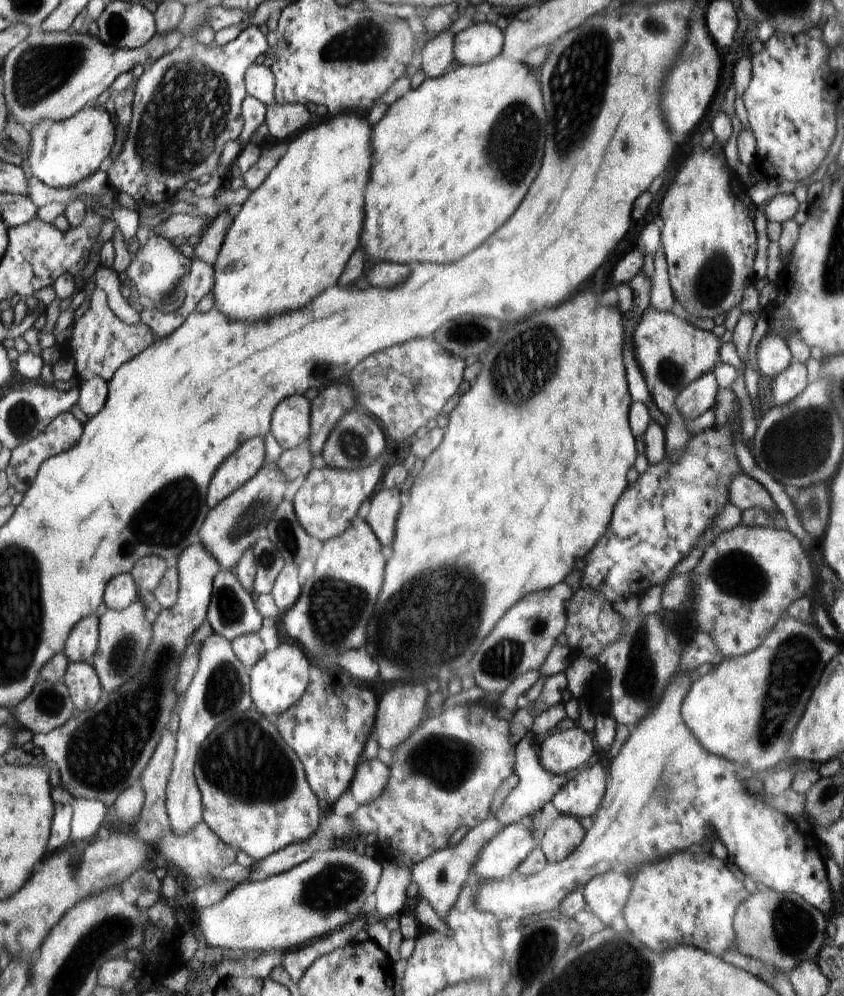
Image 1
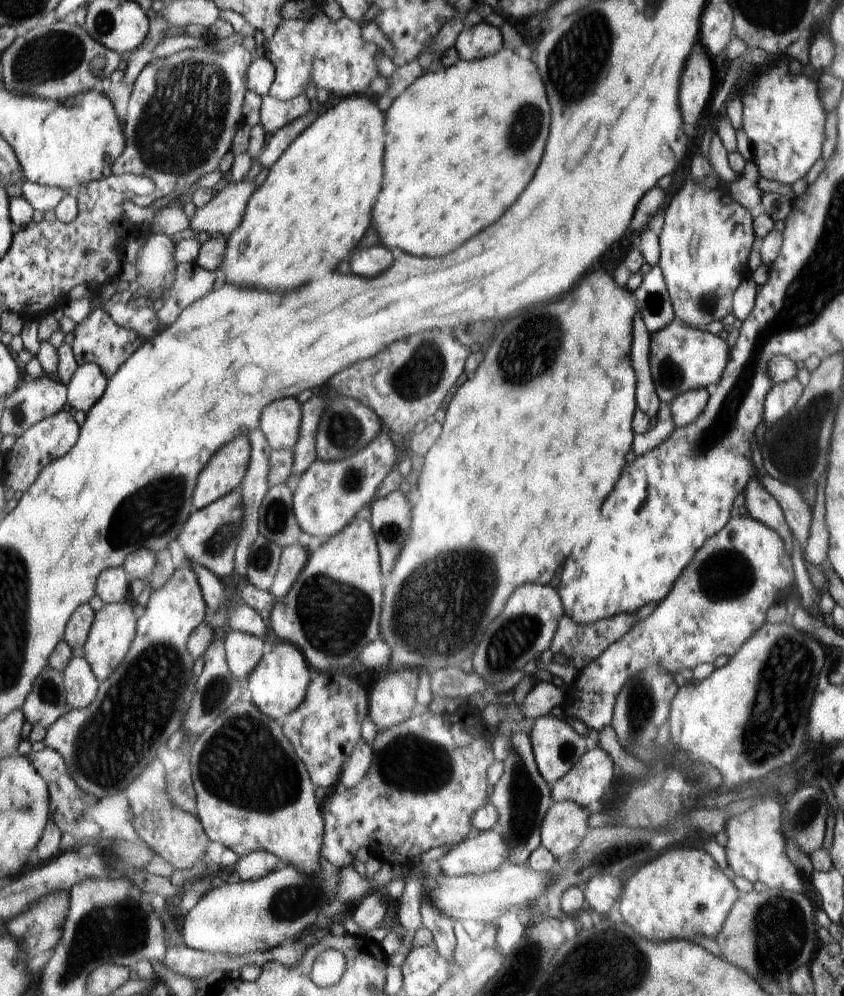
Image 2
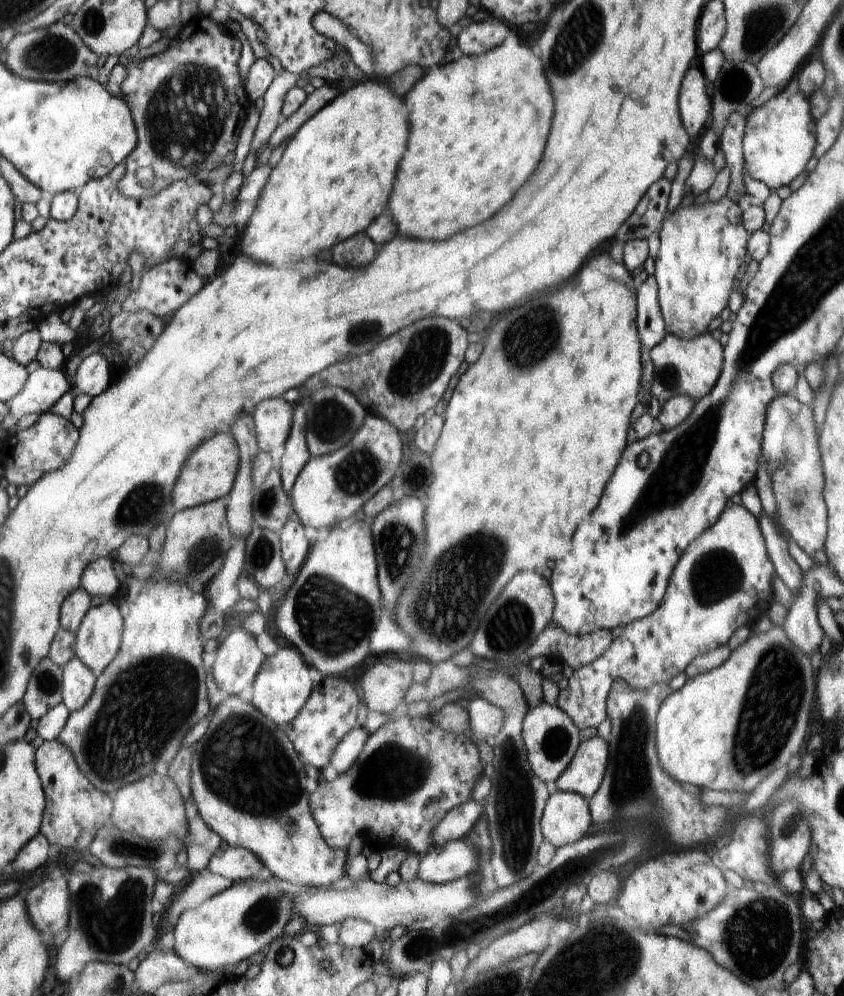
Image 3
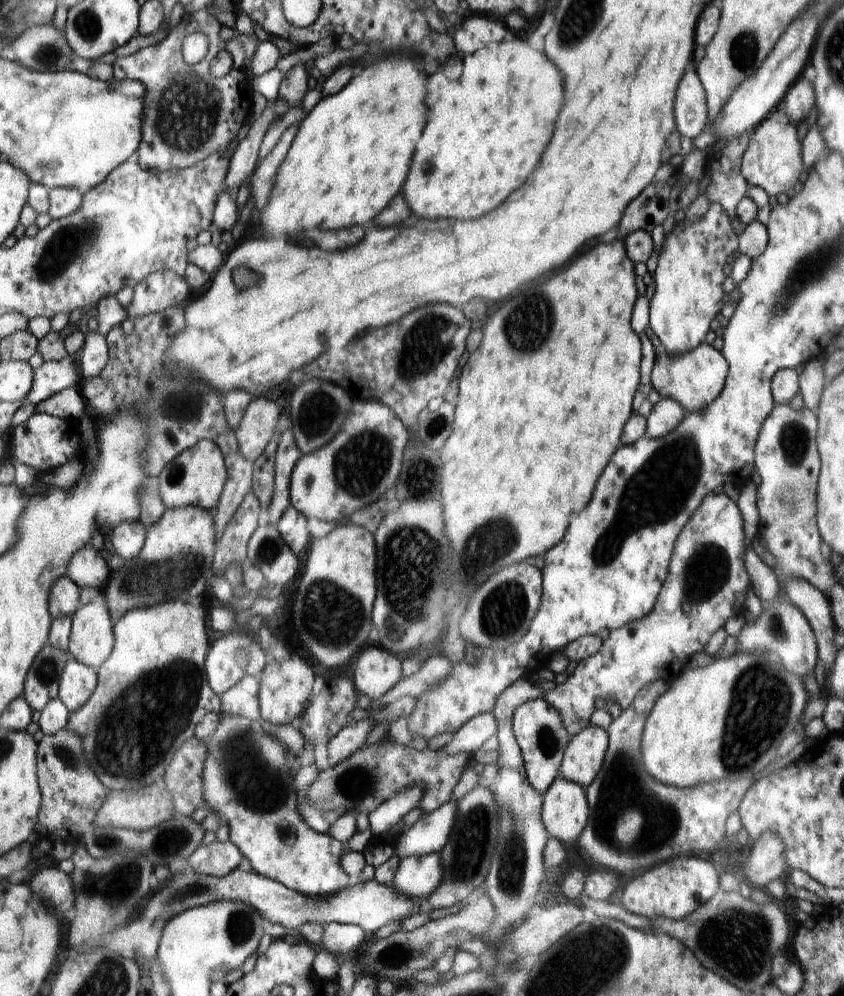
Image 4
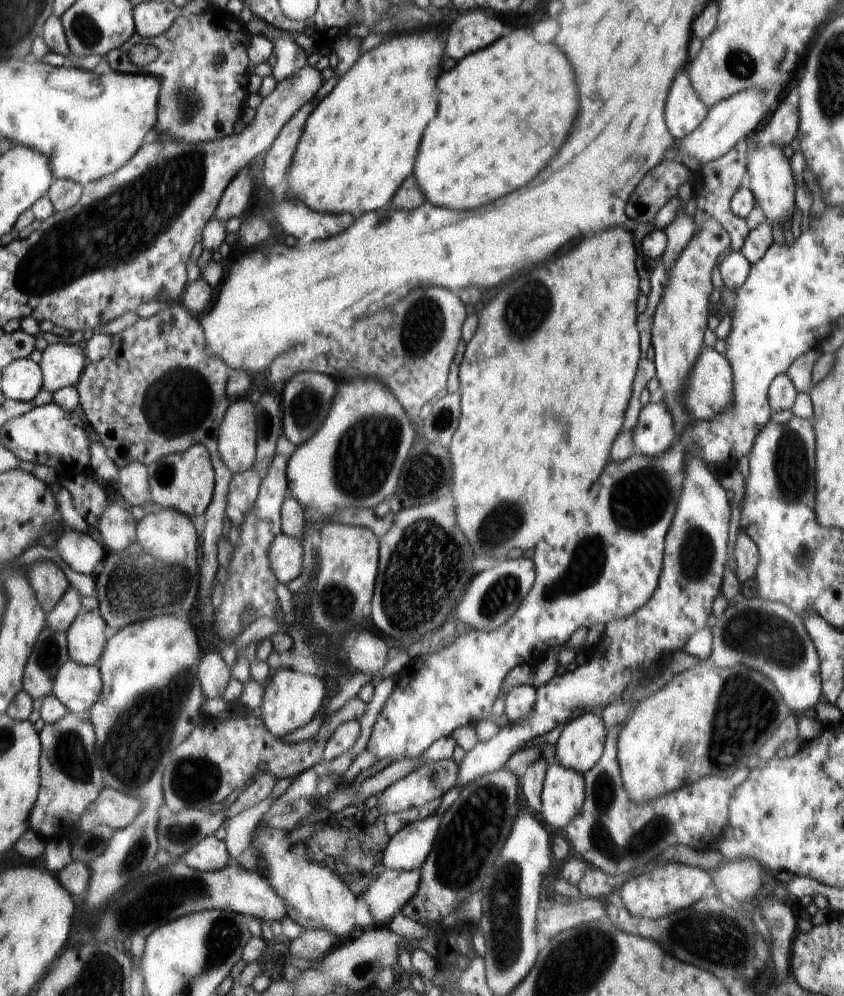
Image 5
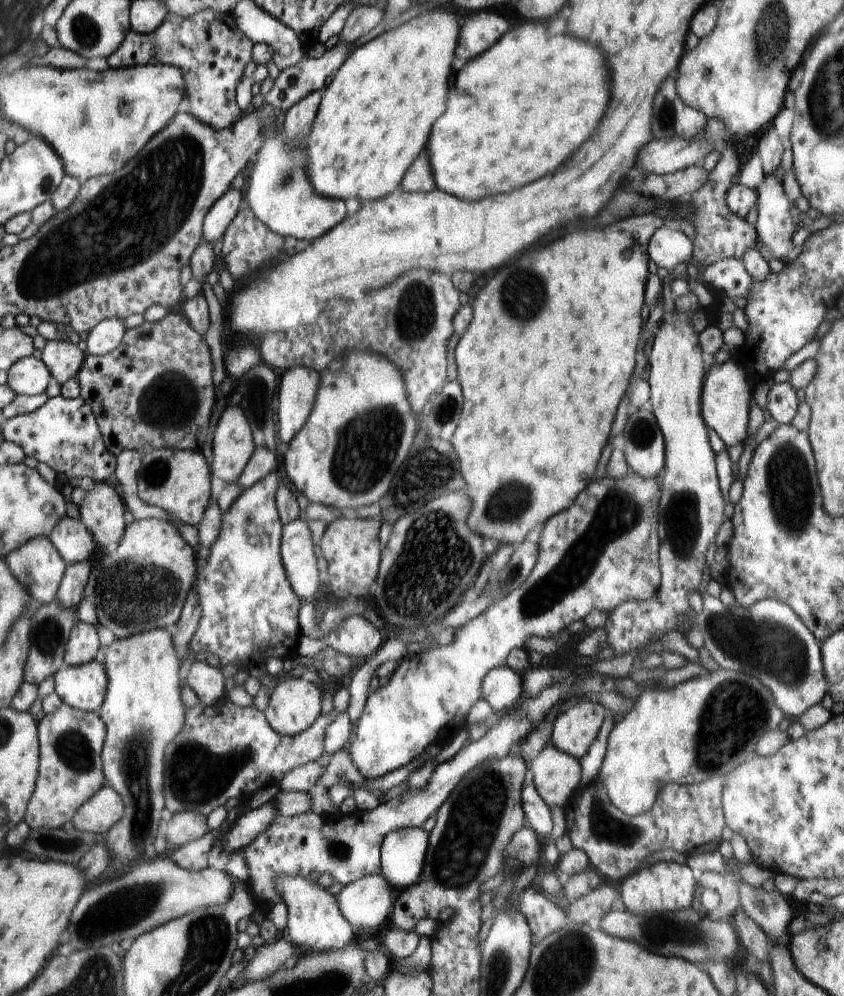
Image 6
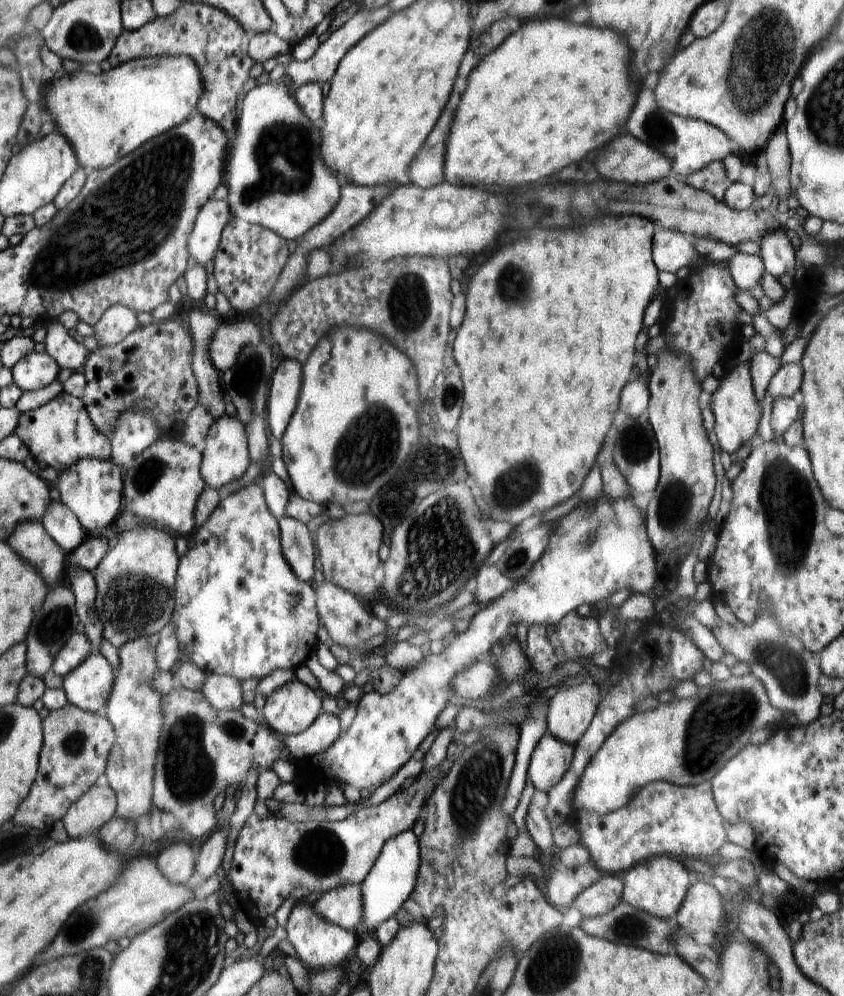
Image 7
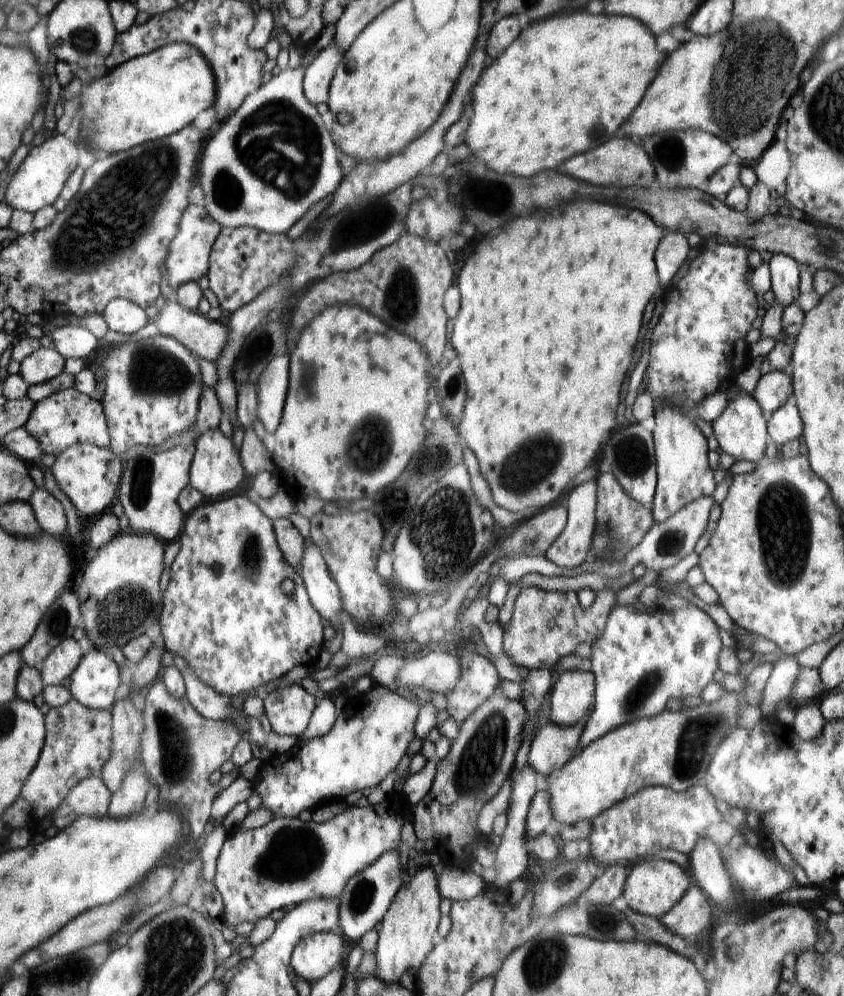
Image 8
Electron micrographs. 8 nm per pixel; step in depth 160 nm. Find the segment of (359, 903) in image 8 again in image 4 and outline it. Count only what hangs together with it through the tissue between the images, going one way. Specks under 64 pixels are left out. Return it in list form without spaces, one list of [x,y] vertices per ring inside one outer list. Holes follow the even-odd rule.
[[[456,801],[443,804],[436,811],[424,813],[407,832],[396,839],[394,855],[401,861],[411,856],[439,853],[451,838],[455,818]]]

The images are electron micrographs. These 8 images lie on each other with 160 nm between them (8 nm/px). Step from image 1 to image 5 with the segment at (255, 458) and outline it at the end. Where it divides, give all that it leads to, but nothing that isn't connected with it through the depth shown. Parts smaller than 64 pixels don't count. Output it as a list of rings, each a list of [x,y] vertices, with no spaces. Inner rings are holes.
[[[197,444],[190,451],[166,455],[149,464],[147,473],[153,502],[159,507],[180,511],[186,516],[205,514],[214,492],[214,469],[209,454],[203,444]]]

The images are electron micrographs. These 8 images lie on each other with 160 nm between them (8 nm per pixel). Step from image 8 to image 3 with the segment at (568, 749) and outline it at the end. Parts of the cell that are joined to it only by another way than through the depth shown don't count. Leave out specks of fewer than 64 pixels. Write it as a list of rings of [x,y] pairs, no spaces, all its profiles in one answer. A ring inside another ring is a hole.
[[[553,789],[543,808],[543,840],[557,849],[584,838],[593,826],[589,804],[578,793]]]

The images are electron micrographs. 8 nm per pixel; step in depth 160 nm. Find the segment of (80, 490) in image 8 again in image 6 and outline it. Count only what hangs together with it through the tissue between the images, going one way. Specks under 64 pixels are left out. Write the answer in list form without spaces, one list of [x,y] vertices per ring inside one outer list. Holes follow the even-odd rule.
[[[106,482],[96,483],[93,490],[86,492],[85,503],[79,507],[81,521],[95,542],[111,553],[125,535],[124,504]]]

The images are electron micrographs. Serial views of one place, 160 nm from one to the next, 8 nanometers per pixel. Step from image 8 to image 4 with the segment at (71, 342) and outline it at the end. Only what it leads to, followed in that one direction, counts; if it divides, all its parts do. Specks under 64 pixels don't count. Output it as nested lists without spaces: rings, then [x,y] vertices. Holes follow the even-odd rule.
[[[72,355],[64,356],[62,360],[44,361],[44,364],[35,370],[34,390],[27,400],[38,405],[59,391],[72,388],[81,378]]]

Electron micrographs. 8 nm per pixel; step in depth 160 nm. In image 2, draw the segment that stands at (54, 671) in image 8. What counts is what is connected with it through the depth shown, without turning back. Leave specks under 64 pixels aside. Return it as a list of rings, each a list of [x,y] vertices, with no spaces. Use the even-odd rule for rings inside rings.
[[[126,600],[121,603],[104,603],[100,610],[95,612],[88,638],[84,643],[85,659],[91,665],[92,672],[99,679],[105,681],[119,666],[130,651],[131,644],[136,636],[136,616],[132,606]]]

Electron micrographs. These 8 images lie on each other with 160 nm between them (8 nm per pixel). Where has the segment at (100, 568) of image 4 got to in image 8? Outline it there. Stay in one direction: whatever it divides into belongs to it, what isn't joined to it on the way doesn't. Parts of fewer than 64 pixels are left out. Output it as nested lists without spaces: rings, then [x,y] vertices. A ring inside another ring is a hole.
[[[34,488],[28,504],[41,530],[52,536],[65,538],[68,535],[67,518],[61,503],[45,488]]]

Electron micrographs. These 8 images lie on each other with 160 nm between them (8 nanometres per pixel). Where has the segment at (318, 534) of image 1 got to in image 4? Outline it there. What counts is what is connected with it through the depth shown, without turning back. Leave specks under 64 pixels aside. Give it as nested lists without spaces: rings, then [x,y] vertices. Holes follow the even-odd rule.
[[[373,399],[351,401],[351,412],[344,420],[340,436],[317,452],[302,454],[295,465],[291,476],[291,506],[307,519],[344,523],[346,516],[384,496],[402,470],[402,454],[410,436],[395,410]]]

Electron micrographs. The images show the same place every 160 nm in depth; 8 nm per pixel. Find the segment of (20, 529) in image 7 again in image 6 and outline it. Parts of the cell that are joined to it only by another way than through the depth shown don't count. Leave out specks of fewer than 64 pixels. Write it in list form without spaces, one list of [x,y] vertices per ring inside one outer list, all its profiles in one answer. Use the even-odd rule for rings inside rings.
[[[49,538],[29,540],[8,554],[6,560],[12,564],[12,572],[24,580],[24,588],[32,592],[38,605],[50,604],[57,598],[67,564]]]

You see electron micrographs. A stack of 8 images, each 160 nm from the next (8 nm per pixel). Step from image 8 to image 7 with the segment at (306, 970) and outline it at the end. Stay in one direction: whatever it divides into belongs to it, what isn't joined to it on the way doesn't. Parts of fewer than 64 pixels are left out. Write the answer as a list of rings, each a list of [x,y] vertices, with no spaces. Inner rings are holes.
[[[300,900],[292,907],[287,924],[285,926],[288,940],[296,950],[302,964],[308,970],[331,969],[344,962],[350,952],[356,948],[356,938],[352,931],[344,930],[340,925],[326,920],[322,915],[316,912],[312,904]]]

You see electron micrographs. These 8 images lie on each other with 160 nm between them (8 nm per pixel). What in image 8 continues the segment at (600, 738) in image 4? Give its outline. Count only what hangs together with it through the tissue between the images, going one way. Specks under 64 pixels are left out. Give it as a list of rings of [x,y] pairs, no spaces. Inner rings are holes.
[[[566,670],[555,682],[550,697],[550,720],[560,726],[576,724],[595,698],[595,677],[584,670]]]

